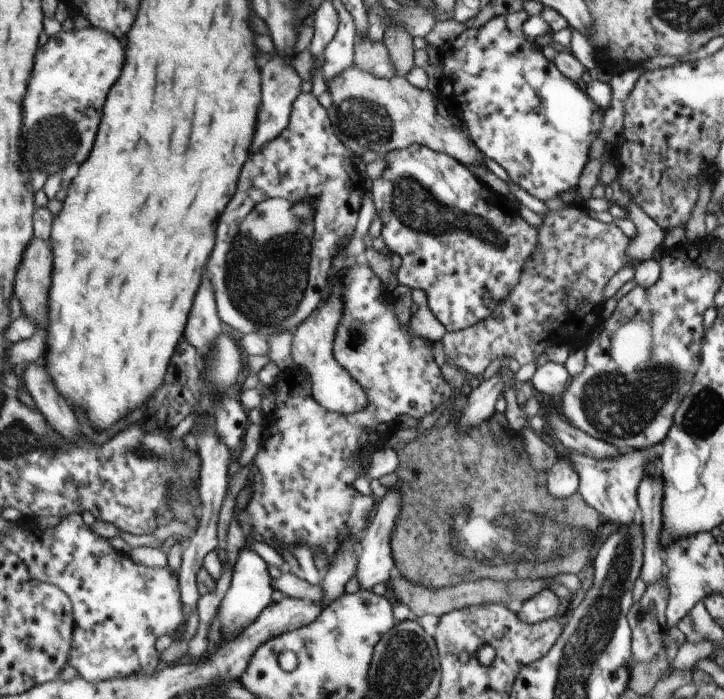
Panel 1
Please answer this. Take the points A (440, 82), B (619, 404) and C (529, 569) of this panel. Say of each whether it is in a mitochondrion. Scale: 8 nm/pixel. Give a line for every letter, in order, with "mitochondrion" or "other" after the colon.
A: other
B: mitochondrion
C: mitochondrion

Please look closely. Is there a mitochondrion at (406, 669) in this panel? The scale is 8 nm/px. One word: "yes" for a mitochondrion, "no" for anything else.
yes

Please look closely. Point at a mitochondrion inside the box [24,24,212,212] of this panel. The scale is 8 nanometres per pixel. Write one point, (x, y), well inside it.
(42, 140)

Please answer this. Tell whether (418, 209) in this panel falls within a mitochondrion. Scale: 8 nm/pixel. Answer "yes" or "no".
yes

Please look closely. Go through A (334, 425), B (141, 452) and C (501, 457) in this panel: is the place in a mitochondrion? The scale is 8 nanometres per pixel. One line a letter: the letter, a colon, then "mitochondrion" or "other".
A: other
B: mitochondrion
C: other

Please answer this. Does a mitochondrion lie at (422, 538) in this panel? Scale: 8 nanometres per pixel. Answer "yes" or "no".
yes

